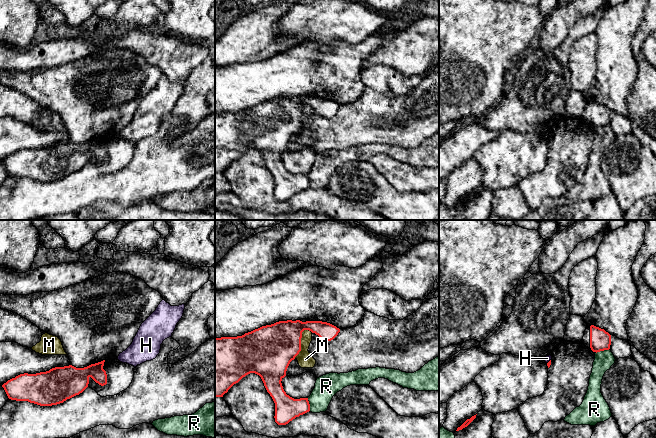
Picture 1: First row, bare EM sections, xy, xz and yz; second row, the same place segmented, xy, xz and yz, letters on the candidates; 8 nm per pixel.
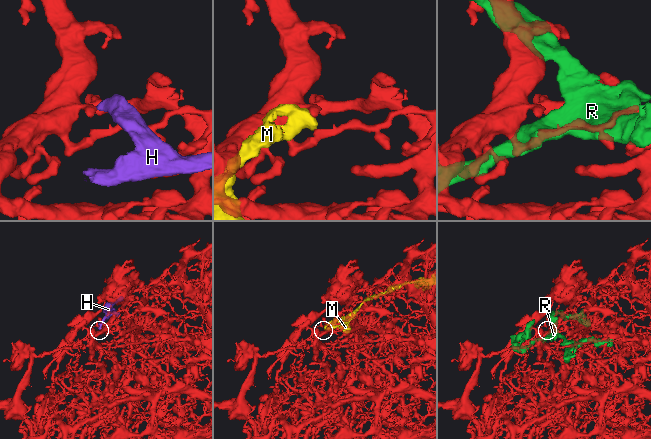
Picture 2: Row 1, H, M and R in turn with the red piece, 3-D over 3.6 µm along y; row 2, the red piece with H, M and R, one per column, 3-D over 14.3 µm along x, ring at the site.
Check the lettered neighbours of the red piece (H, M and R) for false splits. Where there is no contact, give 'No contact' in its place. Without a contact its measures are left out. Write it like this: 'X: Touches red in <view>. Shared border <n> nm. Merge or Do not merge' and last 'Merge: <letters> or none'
H: Touches red in yz. Shared border 50 nm. Do not merge
M: Touches red in xz. Shared border 260 nm. Do not merge
R: Touches red in yz. Shared border 120 nm. Do not merge
Merge: none

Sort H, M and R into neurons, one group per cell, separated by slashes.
H / M / R

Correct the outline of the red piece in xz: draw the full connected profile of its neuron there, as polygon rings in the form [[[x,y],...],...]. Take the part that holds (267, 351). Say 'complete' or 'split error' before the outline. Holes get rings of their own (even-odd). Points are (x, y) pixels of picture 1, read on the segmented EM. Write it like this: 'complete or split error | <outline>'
complete | [[[287,320],[262,326],[242,336],[215,338],[215,397],[223,397],[243,377],[255,373],[261,377],[267,392],[275,403],[274,418],[278,425],[286,425],[296,417],[309,412],[308,398],[290,397],[281,383],[286,376],[290,362],[301,351],[301,338],[304,330],[309,330],[326,341],[333,340],[340,332],[339,328],[327,322]]]

